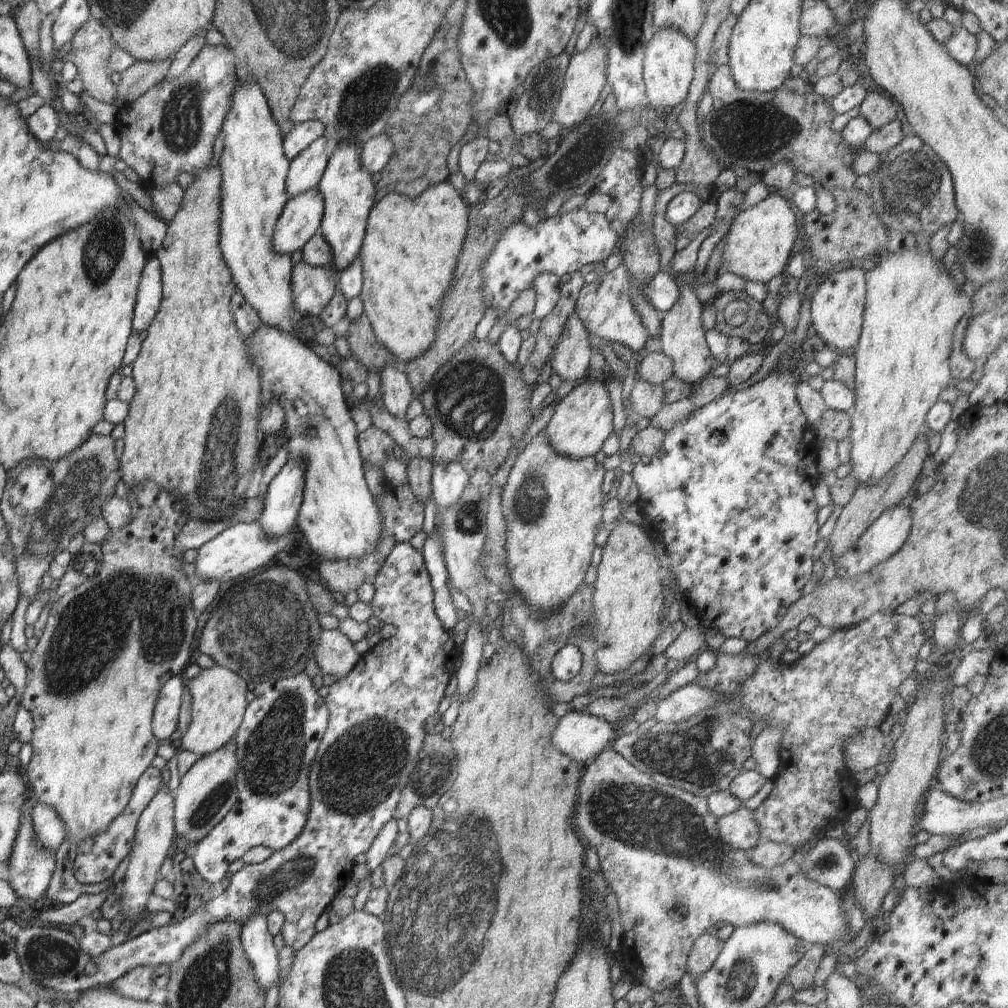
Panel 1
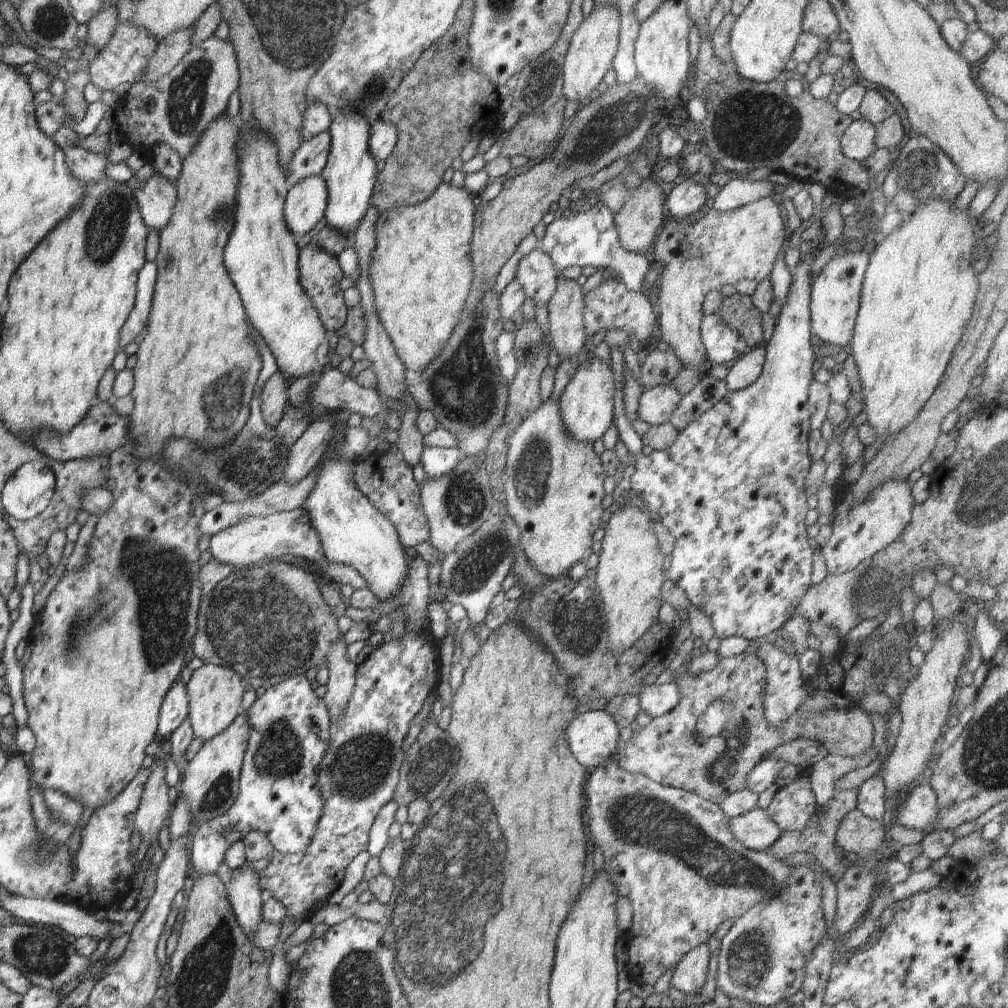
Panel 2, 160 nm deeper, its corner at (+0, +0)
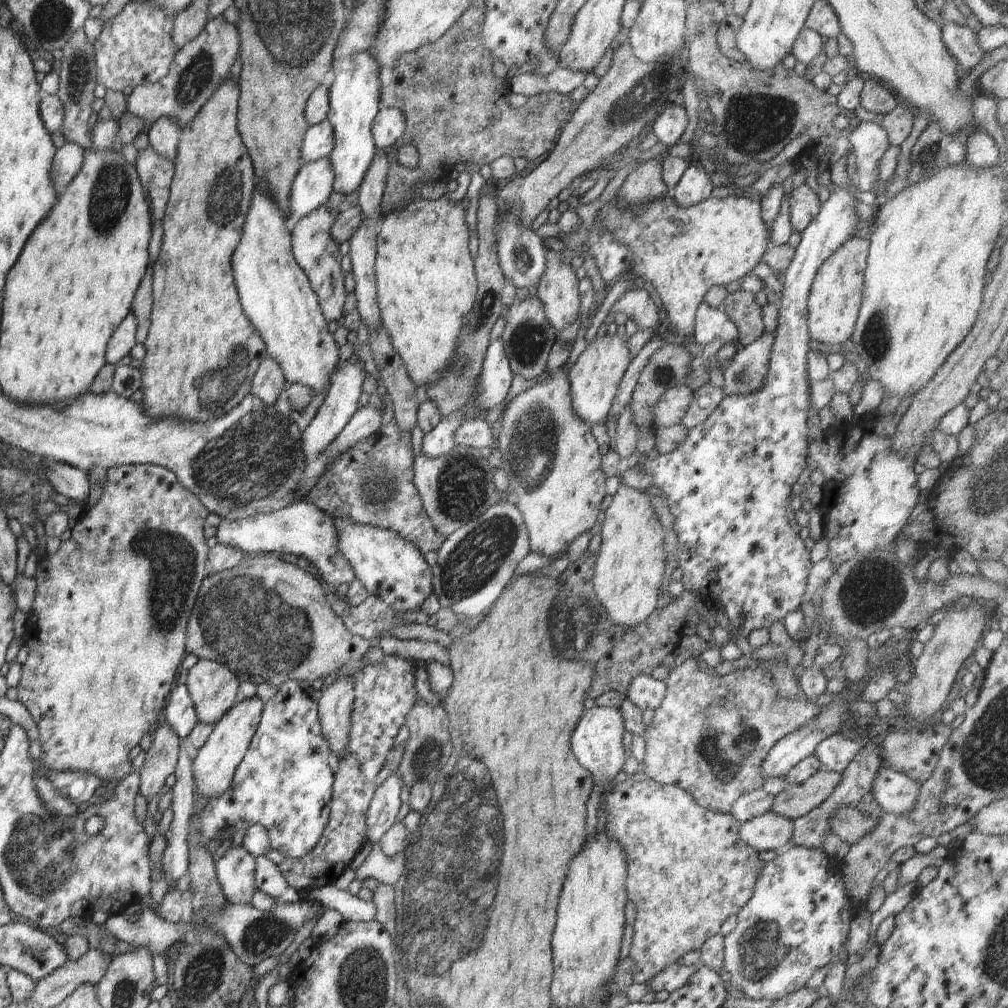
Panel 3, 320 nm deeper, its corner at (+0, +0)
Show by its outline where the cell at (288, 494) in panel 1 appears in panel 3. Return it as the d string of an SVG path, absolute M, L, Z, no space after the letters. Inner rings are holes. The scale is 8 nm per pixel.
M356 357L341 363L331 376L331 383L325 399L322 401L318 412L313 416L307 429L301 434L301 445L306 460L313 459L317 454L326 450L326 447L344 430L348 421L359 409L358 398L362 394L362 385L368 373L364 370Z

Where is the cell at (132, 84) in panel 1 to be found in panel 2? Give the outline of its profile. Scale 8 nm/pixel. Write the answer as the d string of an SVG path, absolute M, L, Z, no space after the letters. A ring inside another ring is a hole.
M194 26L177 30L158 42L156 52L150 58L140 82L157 81L161 76L168 74L191 49L193 30Z

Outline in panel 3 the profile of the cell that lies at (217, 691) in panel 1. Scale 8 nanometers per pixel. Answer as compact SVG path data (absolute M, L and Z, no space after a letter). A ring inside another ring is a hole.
M199 660L188 672L186 686L199 722L216 724L236 702L239 681L227 667Z

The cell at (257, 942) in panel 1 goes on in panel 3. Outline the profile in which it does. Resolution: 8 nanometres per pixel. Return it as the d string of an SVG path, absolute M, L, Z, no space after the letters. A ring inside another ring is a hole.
M242 845L230 847L215 863L217 879L230 903L250 903L255 882L255 857Z

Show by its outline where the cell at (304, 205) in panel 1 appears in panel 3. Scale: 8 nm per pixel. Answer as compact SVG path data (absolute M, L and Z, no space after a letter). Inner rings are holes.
M329 158L304 163L291 184L288 214L294 220L300 220L324 205L332 194L334 179Z

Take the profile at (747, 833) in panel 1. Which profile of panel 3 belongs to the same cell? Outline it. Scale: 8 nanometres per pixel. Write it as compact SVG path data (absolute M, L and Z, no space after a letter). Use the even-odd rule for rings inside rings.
M771 810L739 826L740 838L759 852L782 850L790 845L792 833L793 821Z

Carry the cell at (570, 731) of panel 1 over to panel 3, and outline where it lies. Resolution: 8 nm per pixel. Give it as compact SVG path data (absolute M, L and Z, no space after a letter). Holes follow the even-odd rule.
M593 707L584 712L584 716L580 718L574 734L572 734L572 750L576 760L584 766L592 775L594 786L589 796L588 802L588 826L586 826L586 834L596 832L598 826L598 810L603 803L603 794L606 792L606 786L618 776L618 772L627 769L622 739L625 733L623 723L624 717L619 709L614 707Z

